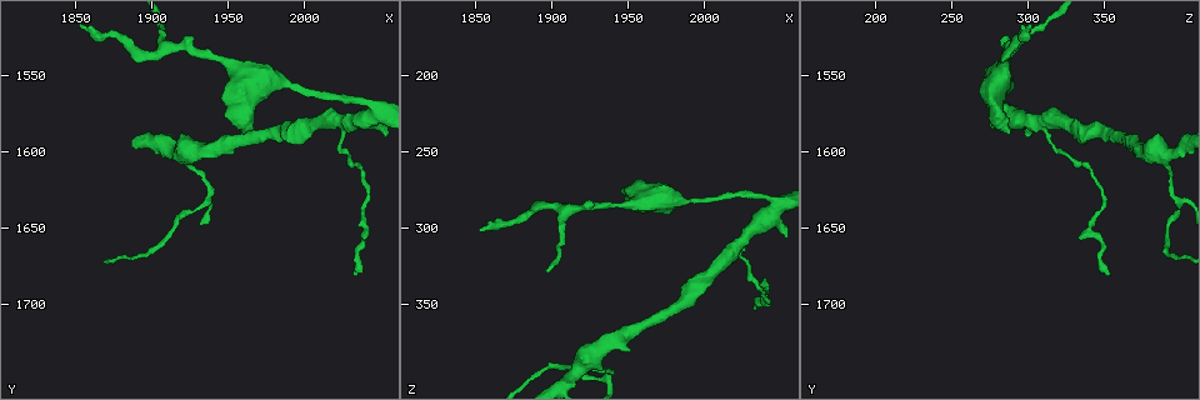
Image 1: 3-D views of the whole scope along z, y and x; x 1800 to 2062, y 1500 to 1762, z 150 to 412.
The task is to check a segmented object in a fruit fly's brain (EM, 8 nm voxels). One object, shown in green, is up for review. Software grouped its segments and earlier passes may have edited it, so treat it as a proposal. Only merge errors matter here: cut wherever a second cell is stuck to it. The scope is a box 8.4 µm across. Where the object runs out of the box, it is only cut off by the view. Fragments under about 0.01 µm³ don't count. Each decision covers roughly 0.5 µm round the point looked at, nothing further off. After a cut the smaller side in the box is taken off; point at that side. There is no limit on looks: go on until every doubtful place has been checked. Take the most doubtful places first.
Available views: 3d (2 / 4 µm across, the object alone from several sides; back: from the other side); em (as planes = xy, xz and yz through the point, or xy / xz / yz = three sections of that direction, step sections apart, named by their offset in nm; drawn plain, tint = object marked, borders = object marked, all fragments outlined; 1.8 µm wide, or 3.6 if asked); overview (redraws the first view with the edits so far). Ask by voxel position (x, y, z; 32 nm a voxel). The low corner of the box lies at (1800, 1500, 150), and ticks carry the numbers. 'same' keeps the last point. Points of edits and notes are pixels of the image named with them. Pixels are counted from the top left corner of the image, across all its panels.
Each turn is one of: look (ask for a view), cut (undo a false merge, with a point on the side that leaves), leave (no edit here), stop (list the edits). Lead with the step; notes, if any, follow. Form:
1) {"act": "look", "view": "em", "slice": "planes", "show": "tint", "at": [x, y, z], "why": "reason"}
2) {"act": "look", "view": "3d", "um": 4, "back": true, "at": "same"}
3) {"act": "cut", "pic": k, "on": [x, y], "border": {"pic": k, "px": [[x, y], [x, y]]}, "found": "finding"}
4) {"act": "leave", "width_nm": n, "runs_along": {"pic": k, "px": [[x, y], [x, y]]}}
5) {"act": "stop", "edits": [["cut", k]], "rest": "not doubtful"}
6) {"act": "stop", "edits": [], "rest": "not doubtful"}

{"act": "look", "view": "3d", "um": 4, "back": true, "at": [2046, 1572, 282], "why": "abrupt turn"}

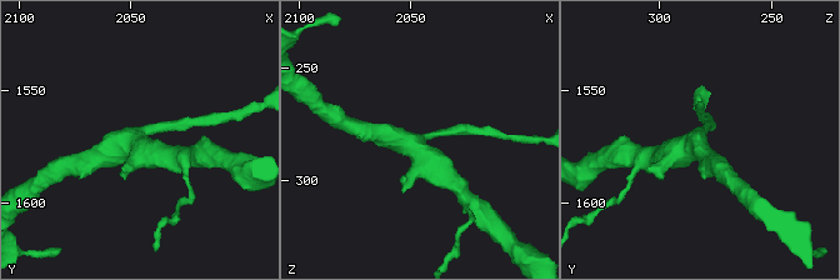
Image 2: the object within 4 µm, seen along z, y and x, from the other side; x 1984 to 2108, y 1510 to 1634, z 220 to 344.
{"act": "look", "view": "em", "slice": "xy", "step": 4, "show": "tint", "at": [2046, 1574, 284]}

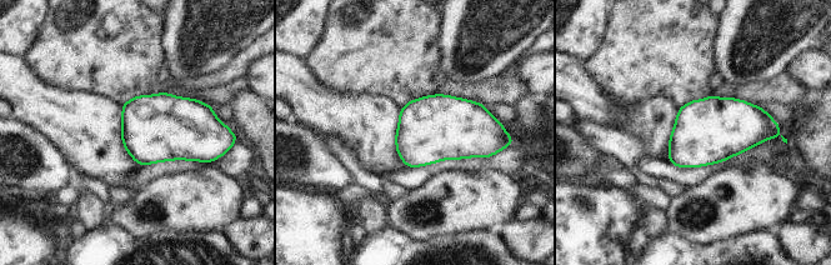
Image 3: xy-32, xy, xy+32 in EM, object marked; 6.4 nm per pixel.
{"act": "look", "view": "em", "slice": "planes", "show": "tint", "at": "same", "why": "another direction"}

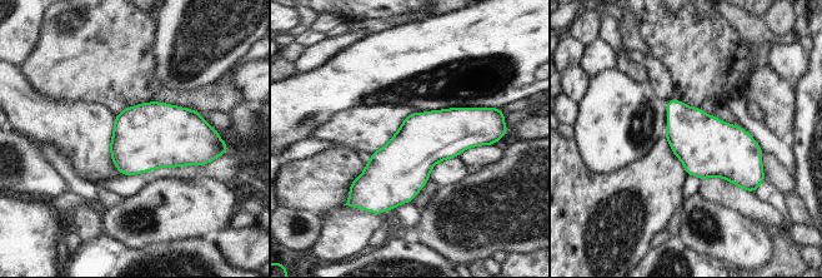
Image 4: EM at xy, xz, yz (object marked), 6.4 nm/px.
{"act": "leave", "found": "one cell here"}

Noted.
{"act": "look", "view": "em", "slice": "planes", "show": "tint", "at": [2024, 1580, 308], "why": "sudden change in width"}

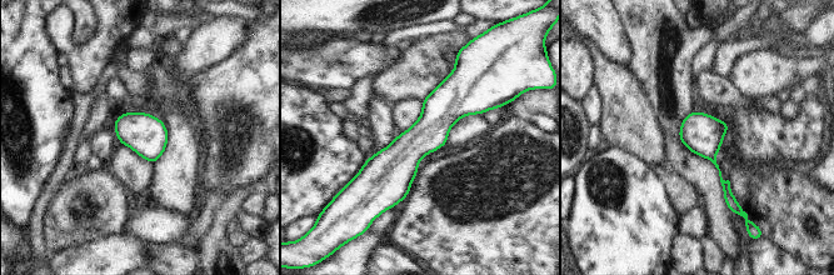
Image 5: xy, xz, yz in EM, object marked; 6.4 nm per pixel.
{"act": "leave", "runs_along": {"pic": 5, "px": [[459, 73], [381, 200]]}, "found": "all the same cell"}

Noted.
{"act": "look", "view": "em", "um": 3.6, "slice": "planes", "show": "tint", "at": [1962, 1558, 278], "why": "calibre changes"}

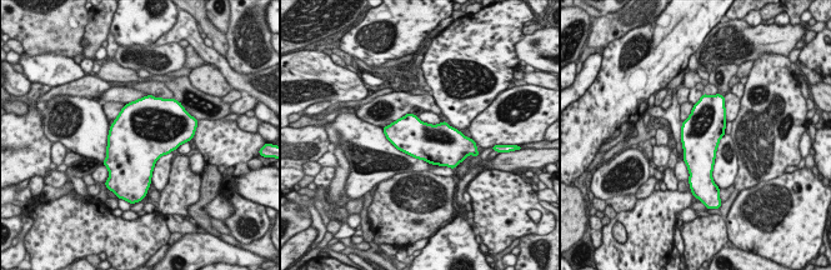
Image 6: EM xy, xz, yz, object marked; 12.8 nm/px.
{"act": "leave", "found": "continuous, no second cell"}

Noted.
{"act": "look", "view": "3d", "um": 2, "at": [1936, 1630, 398], "why": "sharp bend"}

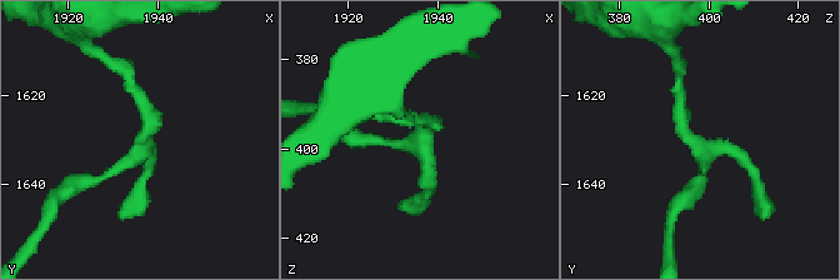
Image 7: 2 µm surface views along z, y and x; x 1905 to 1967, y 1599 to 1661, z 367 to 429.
{"act": "look", "view": "em", "slice": "planes", "show": "tint", "at": [1937, 1631, 398], "arms": 3}

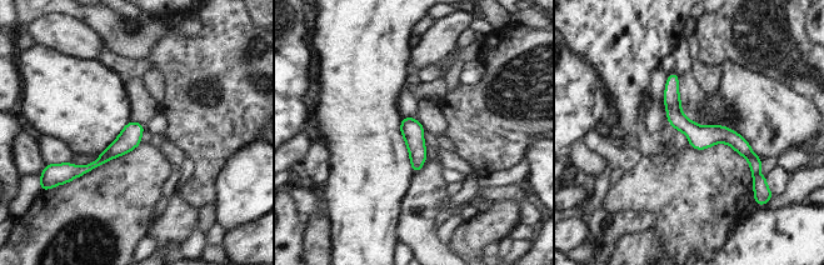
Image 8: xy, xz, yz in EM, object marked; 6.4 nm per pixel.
{"act": "leave", "found": "all the same cell"}

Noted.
{"act": "look", "view": "em", "slice": "planes", "show": "borders", "at": [1910, 1534, 288], "why": "side arm on a straight run"}

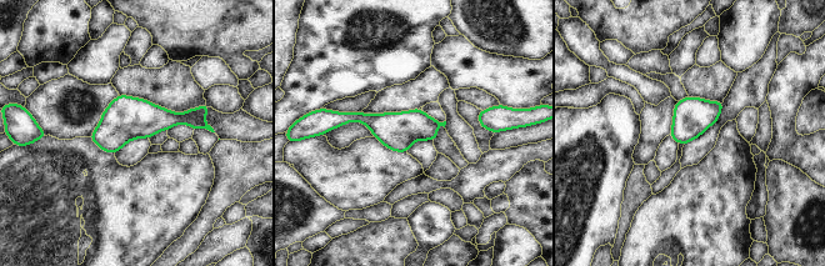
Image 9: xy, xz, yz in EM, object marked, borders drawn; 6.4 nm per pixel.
{"act": "leave", "runs_along": {"pic": 9, "px": [[204, 109], [125, 119], [94, 136]]}, "found": "one cell here"}

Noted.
{"act": "stop", "edits": [], "rest": "not doubtful"}

